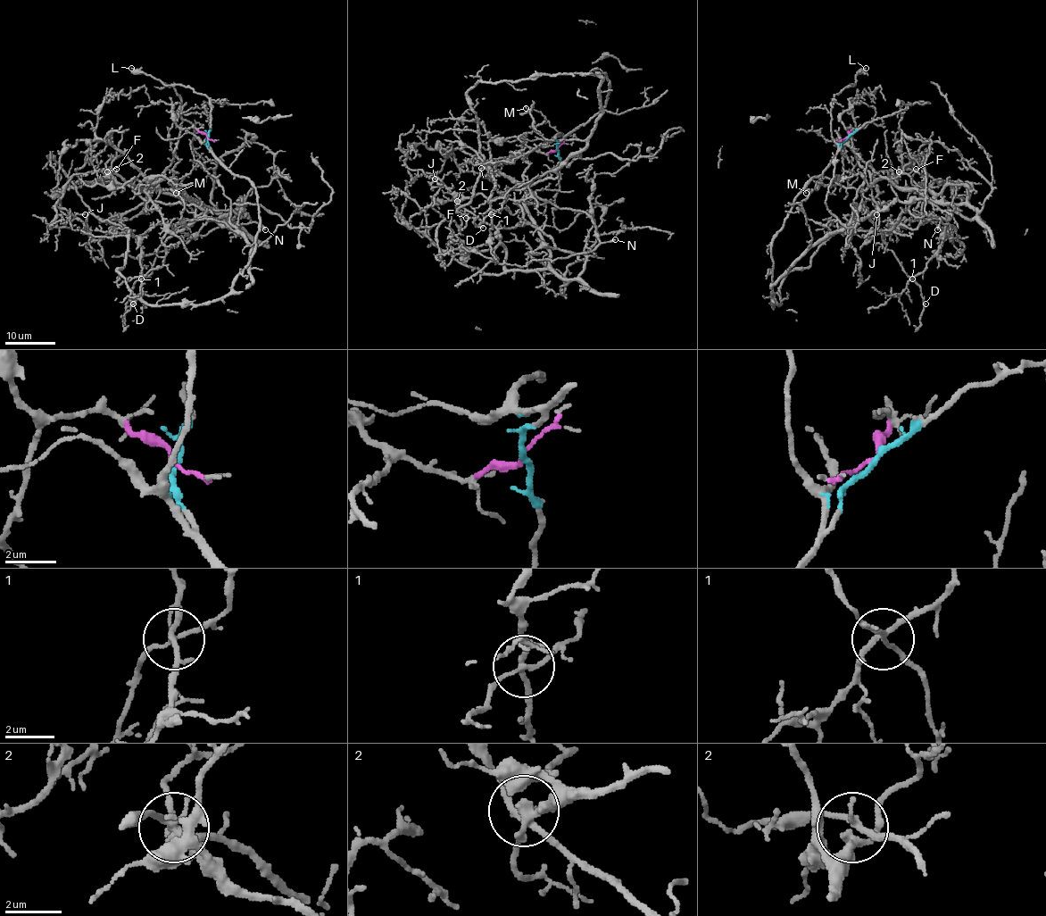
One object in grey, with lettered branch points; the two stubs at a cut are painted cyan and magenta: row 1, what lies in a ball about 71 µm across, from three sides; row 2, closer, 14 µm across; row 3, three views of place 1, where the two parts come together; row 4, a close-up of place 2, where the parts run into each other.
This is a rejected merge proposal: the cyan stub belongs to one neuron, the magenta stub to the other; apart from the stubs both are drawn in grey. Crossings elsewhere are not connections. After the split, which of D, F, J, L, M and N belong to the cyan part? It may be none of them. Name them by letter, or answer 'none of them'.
D, L, M, N

